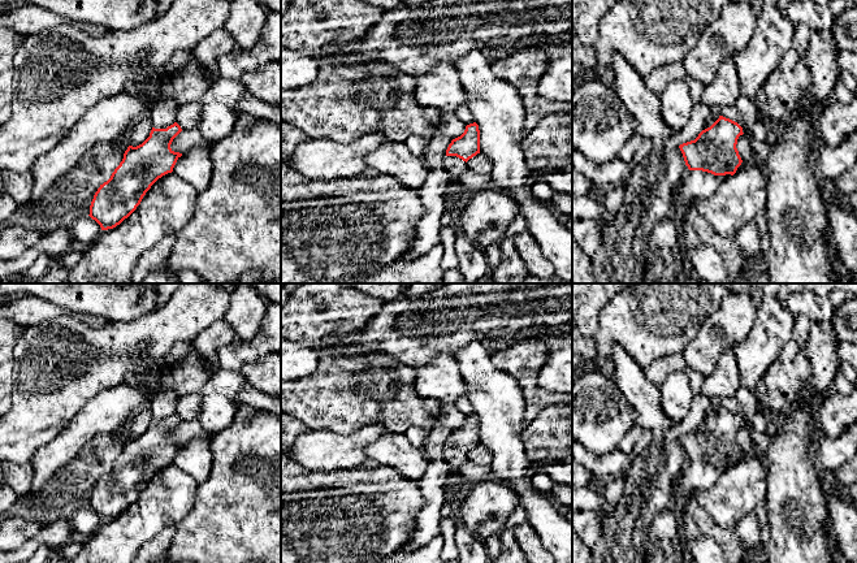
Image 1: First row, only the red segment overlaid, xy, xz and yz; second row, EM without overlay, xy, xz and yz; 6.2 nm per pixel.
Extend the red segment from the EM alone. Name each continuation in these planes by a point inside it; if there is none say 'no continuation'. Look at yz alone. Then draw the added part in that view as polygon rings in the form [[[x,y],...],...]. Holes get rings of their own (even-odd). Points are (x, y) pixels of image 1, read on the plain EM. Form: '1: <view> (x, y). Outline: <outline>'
no continuation

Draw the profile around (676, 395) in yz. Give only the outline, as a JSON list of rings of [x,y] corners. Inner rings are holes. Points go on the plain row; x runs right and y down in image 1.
[[[681,371],[670,373],[659,386],[663,412],[674,421],[681,421],[696,397],[689,377]]]

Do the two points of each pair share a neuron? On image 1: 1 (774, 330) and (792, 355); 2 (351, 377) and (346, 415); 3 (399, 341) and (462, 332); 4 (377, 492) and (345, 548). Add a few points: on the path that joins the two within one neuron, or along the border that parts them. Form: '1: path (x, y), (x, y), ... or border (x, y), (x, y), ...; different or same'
1: border (791, 338), (766, 368); different
2: path (351, 386), (346, 394), (346, 406); same
3: path (415, 330), (446, 330); same
4: path (369, 506), (345, 533); same

